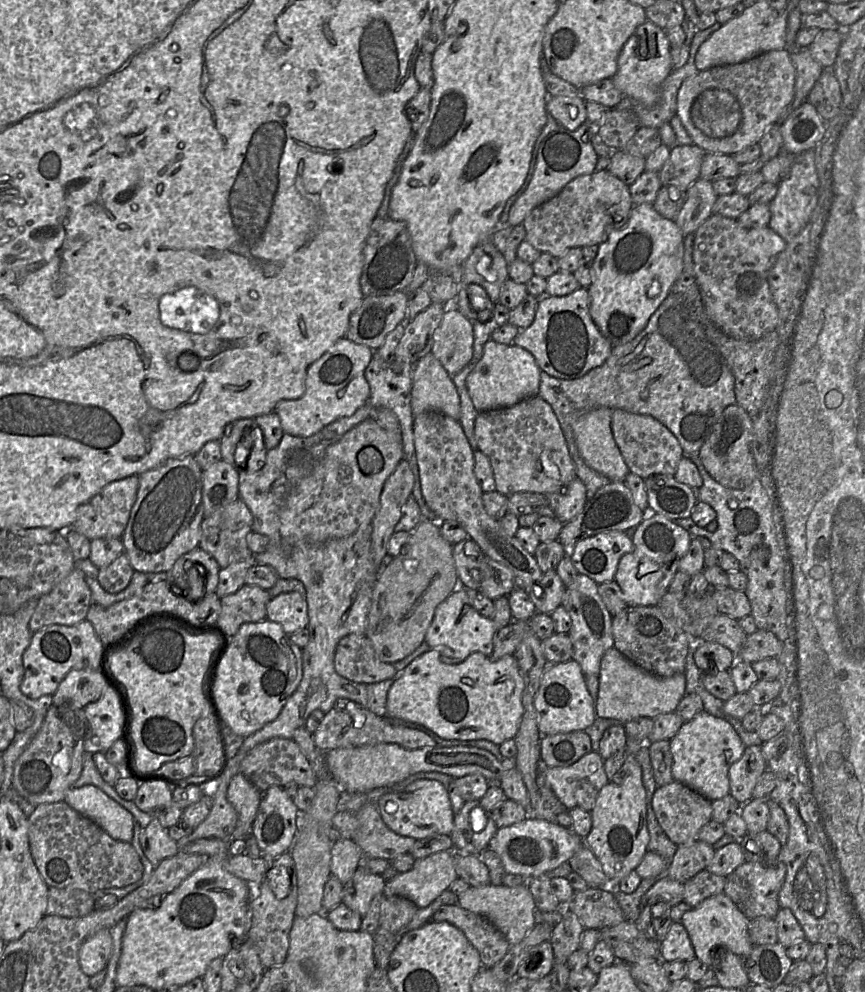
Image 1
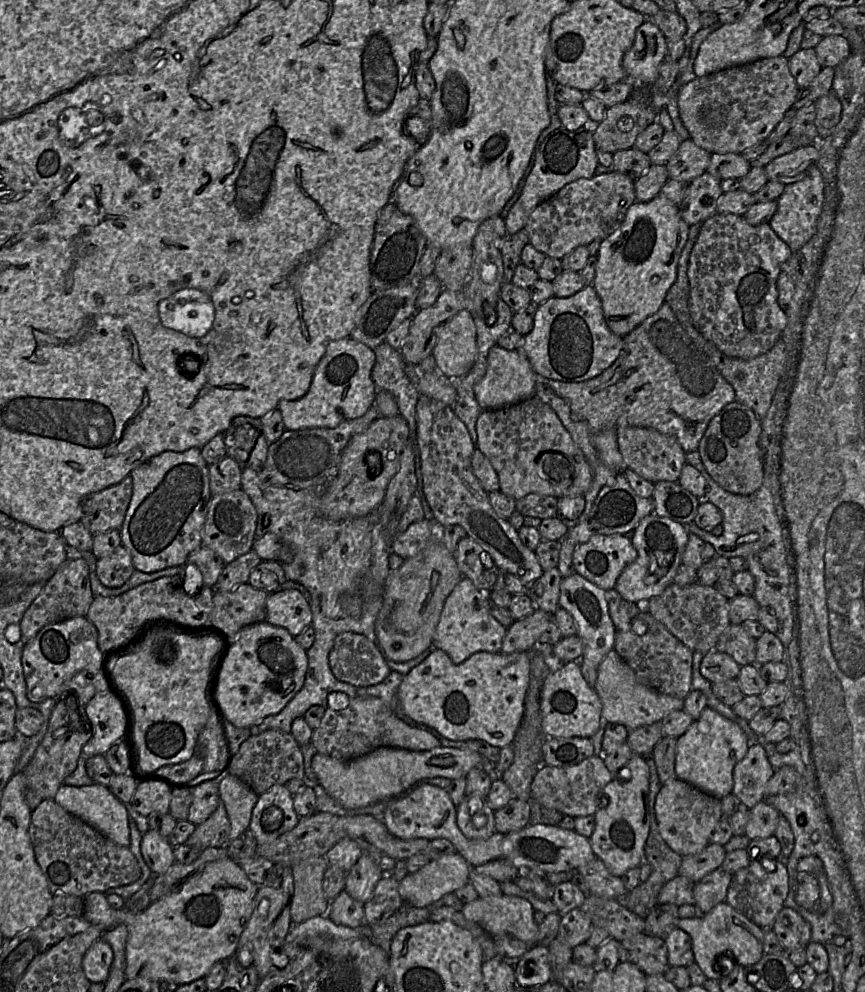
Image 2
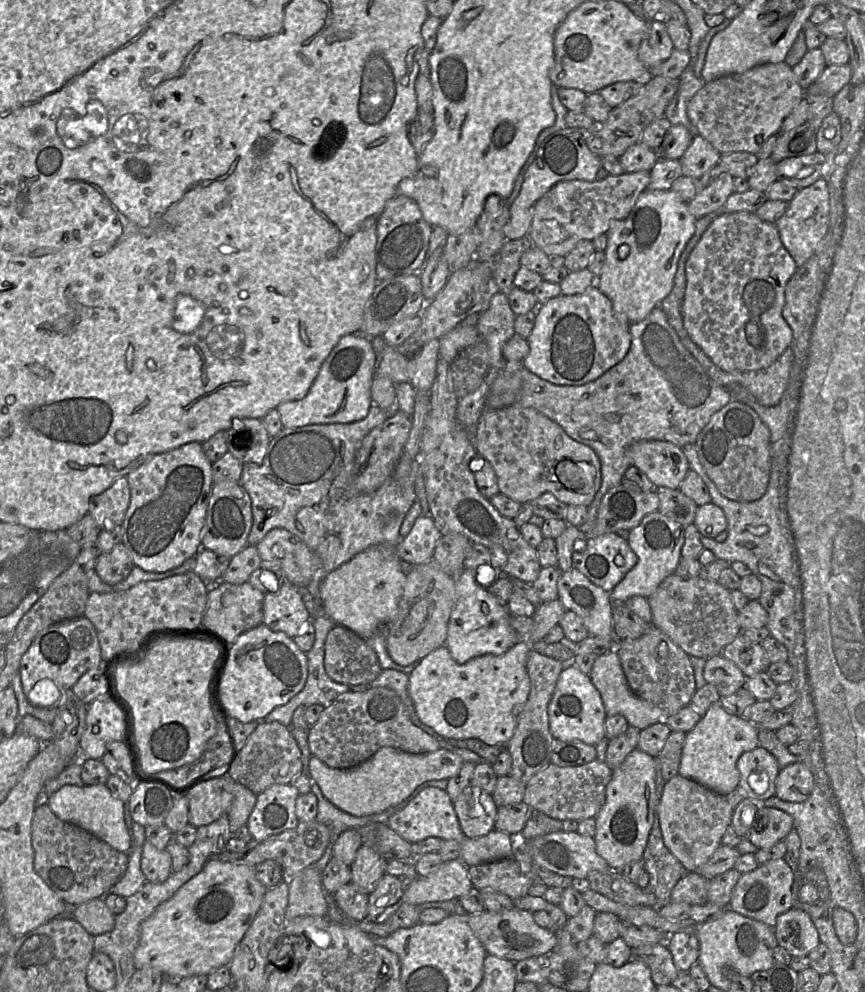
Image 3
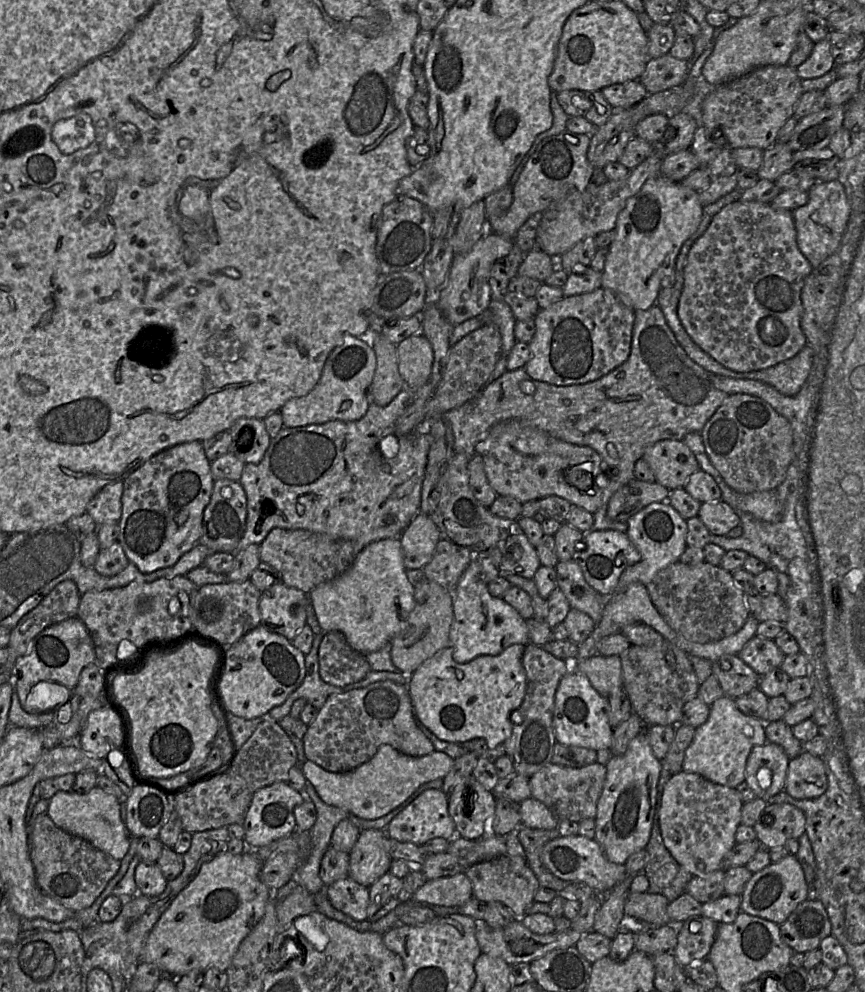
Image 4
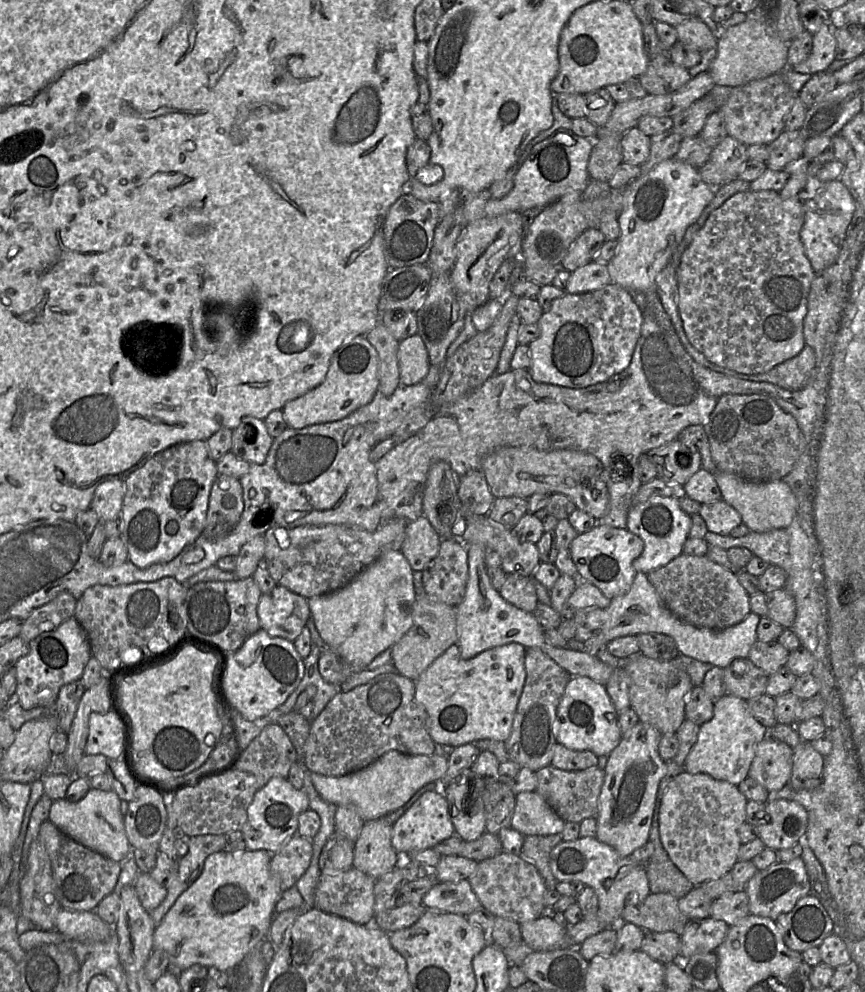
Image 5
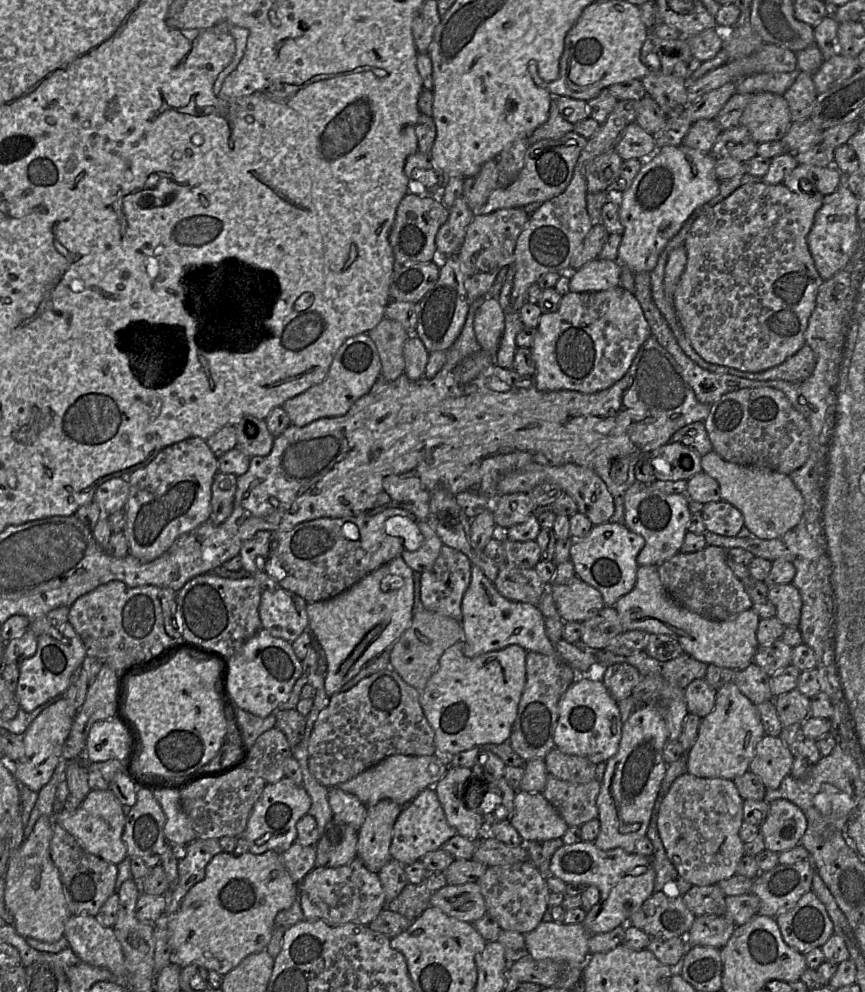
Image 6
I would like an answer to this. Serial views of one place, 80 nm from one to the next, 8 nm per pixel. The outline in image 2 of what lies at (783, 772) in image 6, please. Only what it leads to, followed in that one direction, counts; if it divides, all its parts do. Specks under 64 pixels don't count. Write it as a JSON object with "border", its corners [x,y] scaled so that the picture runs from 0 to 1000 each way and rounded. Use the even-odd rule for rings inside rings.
{"border":[[[882,746],[869,747],[862,761],[847,775],[849,792],[846,799],[861,815],[869,815],[884,804],[884,793],[895,780]]]}

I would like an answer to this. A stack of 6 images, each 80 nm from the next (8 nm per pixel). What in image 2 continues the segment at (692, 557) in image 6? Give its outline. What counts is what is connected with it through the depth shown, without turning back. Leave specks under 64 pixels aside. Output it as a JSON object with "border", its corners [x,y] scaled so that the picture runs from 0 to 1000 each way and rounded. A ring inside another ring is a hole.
{"border":[[[806,587],[791,592],[777,588],[765,599],[753,603],[746,609],[746,615],[800,657],[809,657],[814,661],[827,655],[832,641],[845,629],[843,605],[827,592],[813,591]]]}

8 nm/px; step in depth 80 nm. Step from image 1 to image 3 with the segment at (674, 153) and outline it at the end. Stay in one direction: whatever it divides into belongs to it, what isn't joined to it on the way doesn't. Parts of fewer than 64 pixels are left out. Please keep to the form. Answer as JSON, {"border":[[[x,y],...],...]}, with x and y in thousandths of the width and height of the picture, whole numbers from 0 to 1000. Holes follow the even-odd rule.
{"border":[[[802,136],[800,143],[785,160],[788,177],[808,180],[830,165],[835,155],[809,136]]]}

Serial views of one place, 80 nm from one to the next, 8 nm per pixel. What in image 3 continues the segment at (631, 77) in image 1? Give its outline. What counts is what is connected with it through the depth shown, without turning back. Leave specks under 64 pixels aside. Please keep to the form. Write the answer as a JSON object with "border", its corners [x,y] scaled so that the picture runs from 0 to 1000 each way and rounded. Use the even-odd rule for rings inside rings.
{"border":[[[754,20],[750,24],[749,36],[739,47],[740,61],[749,70],[753,70],[771,60],[778,50],[778,42],[771,32],[770,23]]]}

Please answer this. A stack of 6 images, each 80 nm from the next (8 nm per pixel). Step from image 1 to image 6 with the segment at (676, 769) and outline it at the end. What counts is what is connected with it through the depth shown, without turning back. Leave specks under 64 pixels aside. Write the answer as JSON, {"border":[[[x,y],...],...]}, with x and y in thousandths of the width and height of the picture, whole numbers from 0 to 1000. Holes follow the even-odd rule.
{"border":[[[843,688],[829,697],[824,716],[810,726],[806,746],[795,759],[794,777],[810,784],[849,786],[866,777],[874,752],[884,741],[874,711]]]}

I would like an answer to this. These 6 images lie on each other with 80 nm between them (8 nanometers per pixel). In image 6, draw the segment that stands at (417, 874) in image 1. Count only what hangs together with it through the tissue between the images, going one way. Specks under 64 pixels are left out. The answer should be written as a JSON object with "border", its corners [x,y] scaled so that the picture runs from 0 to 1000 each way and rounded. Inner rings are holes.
{"border":[[[551,889],[517,891],[498,903],[497,910],[517,922],[541,930],[548,930],[563,919],[561,907]]]}

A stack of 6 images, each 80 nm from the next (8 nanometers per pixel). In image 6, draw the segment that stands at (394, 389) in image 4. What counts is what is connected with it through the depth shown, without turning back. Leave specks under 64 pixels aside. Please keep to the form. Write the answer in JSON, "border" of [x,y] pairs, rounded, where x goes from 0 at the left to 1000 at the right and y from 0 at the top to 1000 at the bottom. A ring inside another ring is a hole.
{"border":[[[444,320],[423,337],[437,354],[440,364],[440,381],[454,384],[467,377],[466,348],[473,337],[466,329],[457,323]]]}

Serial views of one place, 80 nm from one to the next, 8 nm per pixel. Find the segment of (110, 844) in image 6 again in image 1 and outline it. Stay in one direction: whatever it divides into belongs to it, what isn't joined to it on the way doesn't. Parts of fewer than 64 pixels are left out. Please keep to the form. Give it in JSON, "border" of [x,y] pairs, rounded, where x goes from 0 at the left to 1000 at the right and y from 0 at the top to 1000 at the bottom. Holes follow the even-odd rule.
{"border":[[[109,791],[82,793],[74,808],[94,822],[105,826],[128,845],[151,850],[155,823]]]}

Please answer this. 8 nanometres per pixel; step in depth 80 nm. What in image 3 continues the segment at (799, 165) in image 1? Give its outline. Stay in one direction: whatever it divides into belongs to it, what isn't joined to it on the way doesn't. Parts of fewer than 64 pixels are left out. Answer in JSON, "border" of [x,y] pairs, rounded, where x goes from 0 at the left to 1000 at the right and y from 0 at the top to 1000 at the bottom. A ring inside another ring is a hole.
{"border":[[[948,178],[934,189],[923,192],[911,204],[908,215],[896,223],[902,241],[918,261],[921,269],[927,268],[943,254],[954,238],[958,226],[960,203],[955,182]]]}

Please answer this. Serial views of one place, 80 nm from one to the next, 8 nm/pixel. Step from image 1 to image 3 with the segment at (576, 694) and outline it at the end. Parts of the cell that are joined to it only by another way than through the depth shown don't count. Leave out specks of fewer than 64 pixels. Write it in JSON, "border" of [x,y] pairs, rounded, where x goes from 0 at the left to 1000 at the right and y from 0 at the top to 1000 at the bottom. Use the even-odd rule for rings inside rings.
{"border":[[[664,665],[659,669],[652,669],[652,674],[646,680],[642,697],[634,712],[634,722],[636,737],[642,745],[650,747],[668,746],[688,752],[696,745],[701,744],[699,726],[702,720],[695,701],[684,689],[681,680],[674,678],[664,670]]]}

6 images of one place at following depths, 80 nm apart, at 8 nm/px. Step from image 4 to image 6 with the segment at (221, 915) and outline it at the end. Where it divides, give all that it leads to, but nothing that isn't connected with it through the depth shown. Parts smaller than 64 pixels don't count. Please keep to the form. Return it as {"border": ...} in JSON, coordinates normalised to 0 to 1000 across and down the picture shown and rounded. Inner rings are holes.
{"border":[[[310,857],[304,861],[291,861],[284,859],[280,862],[271,862],[255,859],[249,862],[238,873],[237,884],[234,888],[224,892],[214,902],[207,916],[199,922],[193,922],[193,936],[195,944],[195,953],[198,955],[197,970],[200,970],[208,975],[213,976],[221,972],[229,972],[235,974],[239,979],[246,978],[259,984],[273,976],[282,967],[292,961],[306,958],[314,945],[316,938],[318,935],[318,925],[320,921],[329,916],[336,914],[336,912],[346,906],[345,891],[340,889],[333,877],[327,871],[326,859],[318,857]]]}

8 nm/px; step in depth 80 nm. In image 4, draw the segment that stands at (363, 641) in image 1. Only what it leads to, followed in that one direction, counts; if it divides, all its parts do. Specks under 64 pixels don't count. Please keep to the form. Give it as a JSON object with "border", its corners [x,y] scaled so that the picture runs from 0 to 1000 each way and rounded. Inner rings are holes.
{"border":[[[392,636],[375,639],[368,665],[371,683],[391,693],[414,688],[430,676],[423,660],[409,655]]]}

